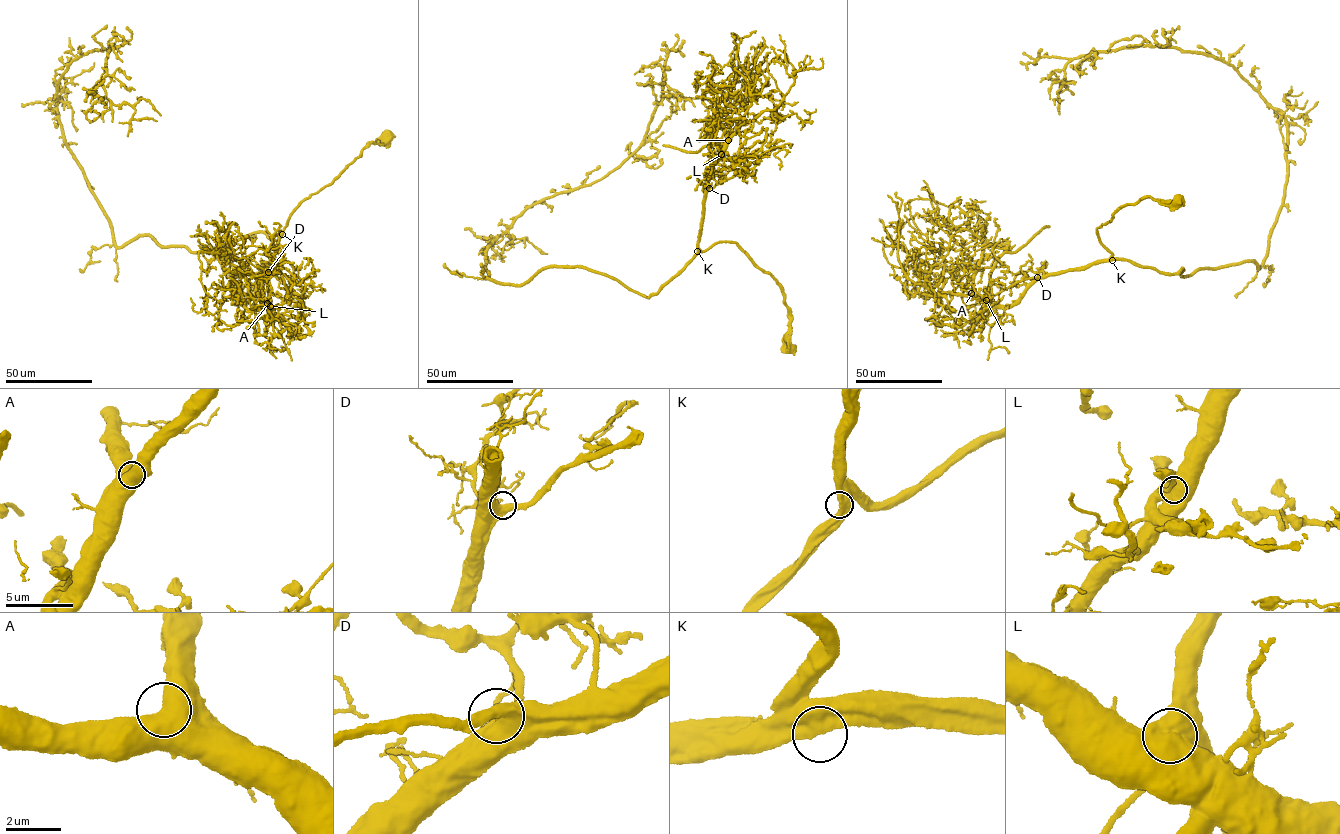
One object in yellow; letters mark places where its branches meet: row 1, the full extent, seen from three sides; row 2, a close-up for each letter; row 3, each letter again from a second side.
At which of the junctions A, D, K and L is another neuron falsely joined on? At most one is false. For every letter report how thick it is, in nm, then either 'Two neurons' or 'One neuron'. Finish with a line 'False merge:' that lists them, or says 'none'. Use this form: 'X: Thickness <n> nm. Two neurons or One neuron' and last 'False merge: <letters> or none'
A: Thickness 800 nm. One neuron
D: Thickness 600 nm. One neuron
K: Thickness 800 nm. One neuron
L: Thickness 1150 nm. Two neurons
False merge: L

